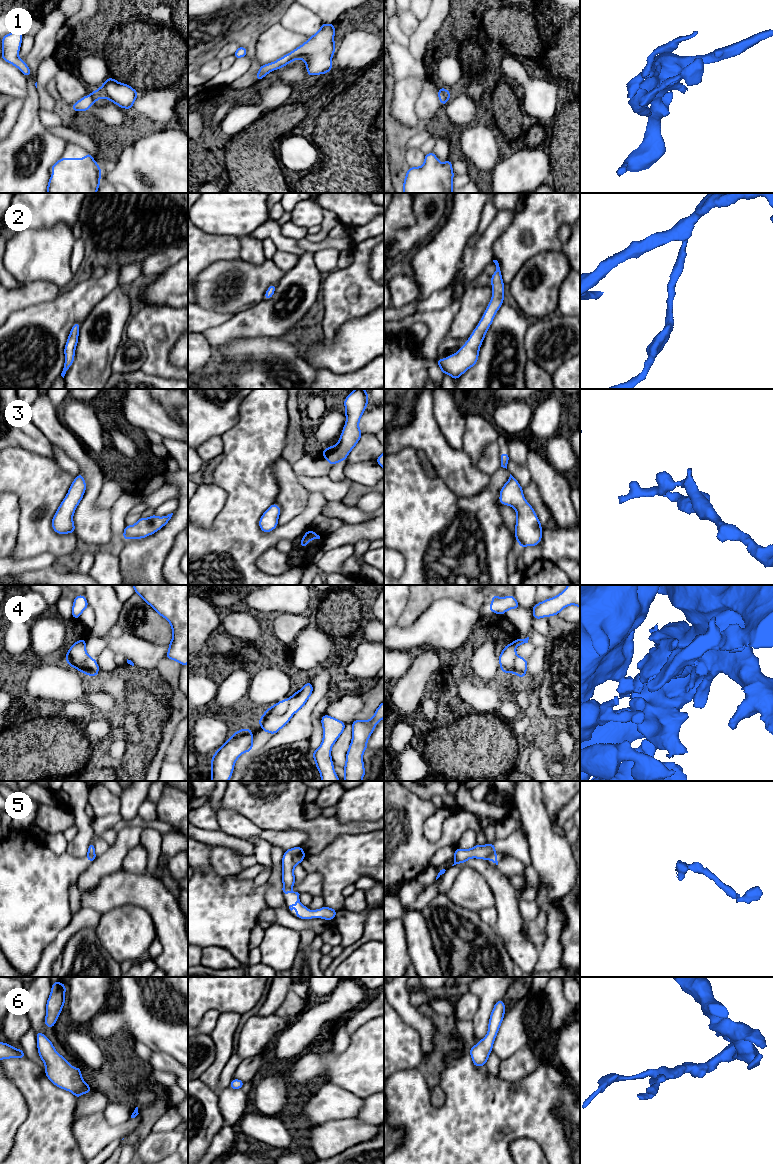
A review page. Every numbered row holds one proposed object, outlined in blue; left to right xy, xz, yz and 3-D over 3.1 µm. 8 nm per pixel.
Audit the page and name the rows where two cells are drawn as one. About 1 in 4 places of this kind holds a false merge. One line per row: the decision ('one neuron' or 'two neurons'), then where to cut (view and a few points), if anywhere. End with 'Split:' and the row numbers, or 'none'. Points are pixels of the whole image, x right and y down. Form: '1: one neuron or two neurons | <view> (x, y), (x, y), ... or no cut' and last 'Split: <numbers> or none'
1: one neuron | no cut
2: one neuron | no cut
3: one neuron | no cut
4: two neurons | xz (290, 701), (288, 711), (285, 714), (270, 715), (264, 713)
5: two neurons | xz (283, 886), (291, 888)
6: one neuron | no cut
Split: 4, 5

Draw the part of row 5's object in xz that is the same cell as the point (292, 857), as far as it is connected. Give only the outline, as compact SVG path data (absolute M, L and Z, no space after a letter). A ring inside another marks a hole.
M294 847L285 850L282 857L282 882L284 888L292 888L295 884L294 868L300 864L305 858L306 854L300 847Z

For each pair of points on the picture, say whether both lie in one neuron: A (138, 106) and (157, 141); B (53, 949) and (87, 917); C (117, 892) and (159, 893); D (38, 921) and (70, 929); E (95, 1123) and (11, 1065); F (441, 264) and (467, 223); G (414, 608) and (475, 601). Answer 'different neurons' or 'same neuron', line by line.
A: different neurons
B: same neuron
C: same neuron
D: different neurons
E: different neurons
F: same neuron
G: same neuron

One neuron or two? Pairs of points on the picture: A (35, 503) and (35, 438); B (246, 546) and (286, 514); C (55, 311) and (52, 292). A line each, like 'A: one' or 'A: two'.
A: two
B: two
C: two

